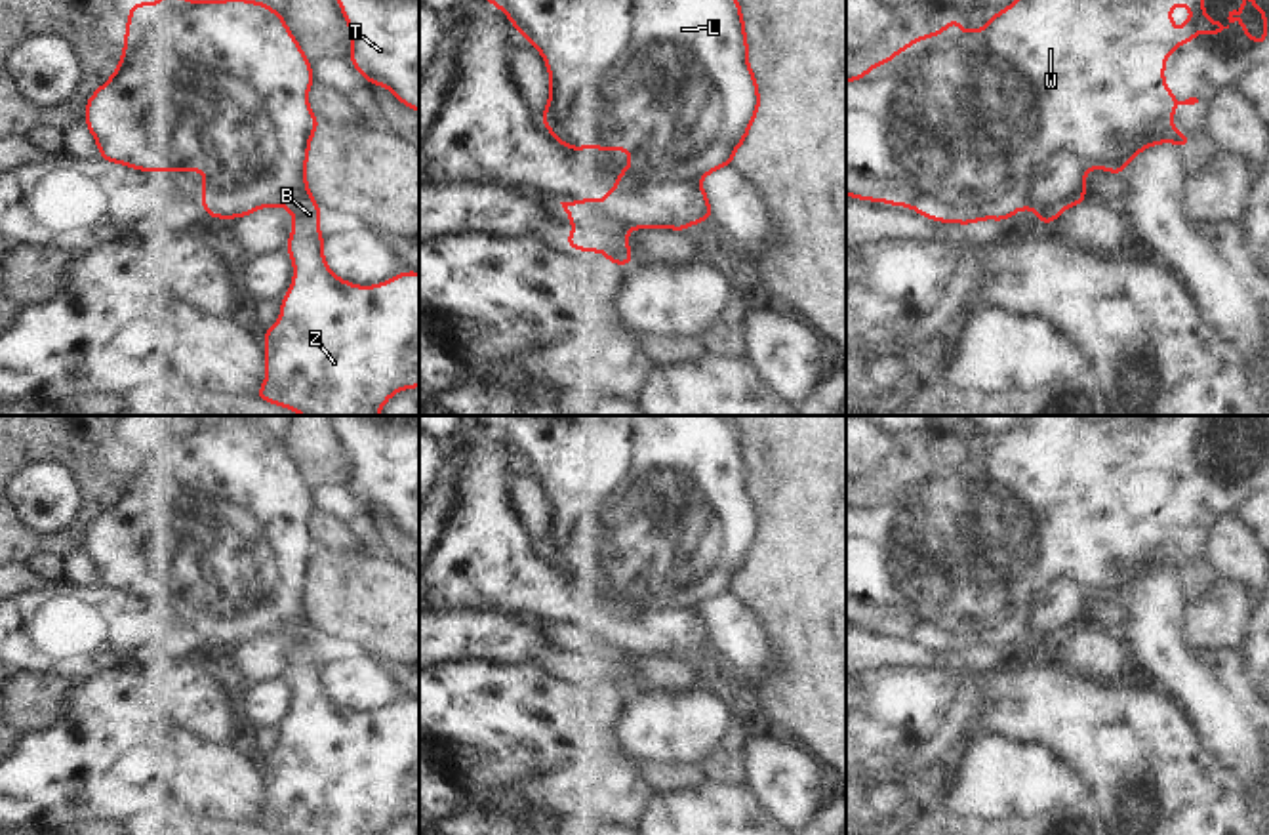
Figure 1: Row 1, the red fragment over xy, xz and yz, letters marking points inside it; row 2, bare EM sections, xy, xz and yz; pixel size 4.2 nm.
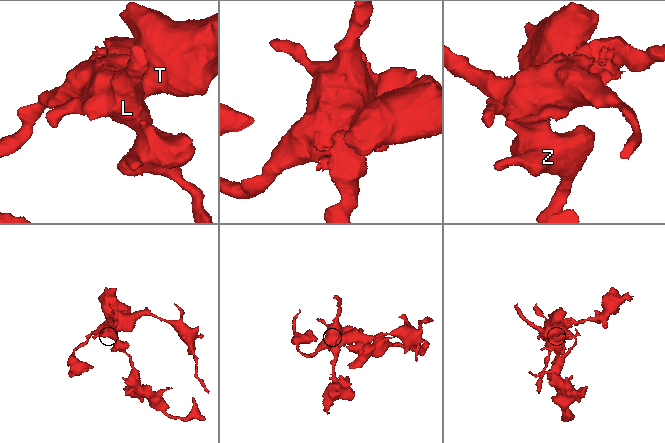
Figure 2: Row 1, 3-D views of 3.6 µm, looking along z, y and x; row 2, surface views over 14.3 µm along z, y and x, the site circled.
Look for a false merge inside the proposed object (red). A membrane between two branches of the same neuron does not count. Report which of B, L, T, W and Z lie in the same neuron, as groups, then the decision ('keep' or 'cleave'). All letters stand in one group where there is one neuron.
B L W Z / T; cleave

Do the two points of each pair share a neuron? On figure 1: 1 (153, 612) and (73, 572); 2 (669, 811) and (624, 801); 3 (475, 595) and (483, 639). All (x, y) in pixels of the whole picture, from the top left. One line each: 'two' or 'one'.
1: two
2: two
3: two

